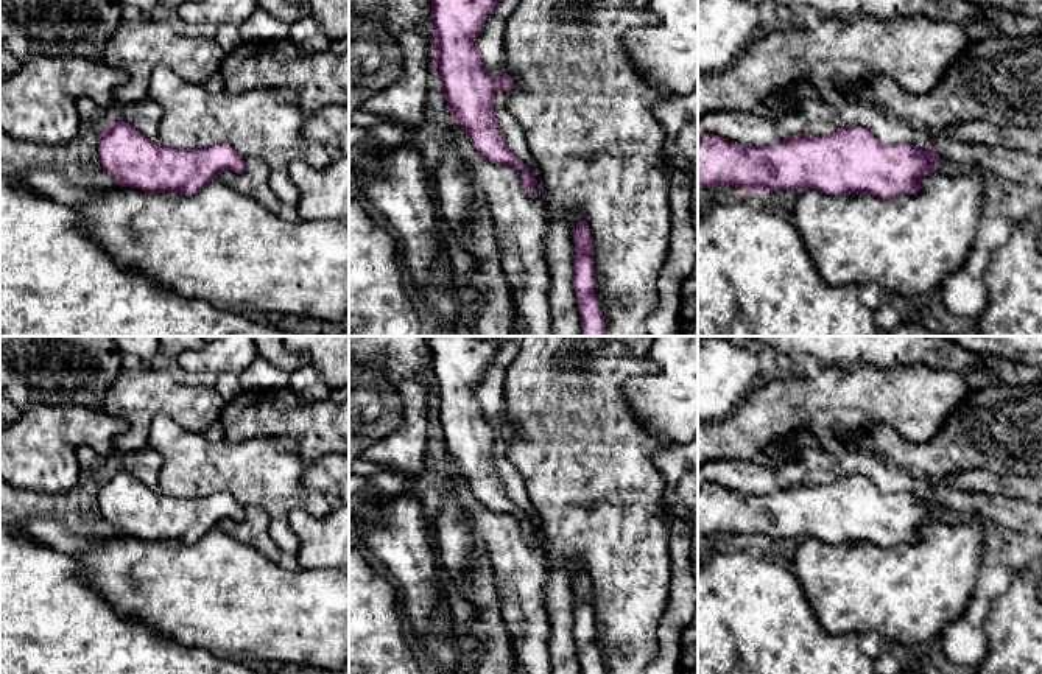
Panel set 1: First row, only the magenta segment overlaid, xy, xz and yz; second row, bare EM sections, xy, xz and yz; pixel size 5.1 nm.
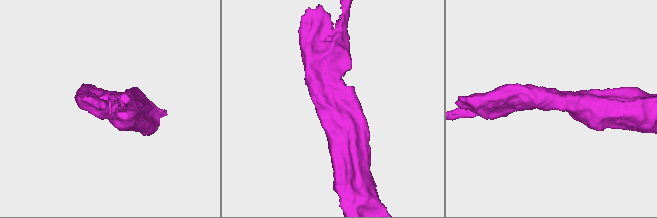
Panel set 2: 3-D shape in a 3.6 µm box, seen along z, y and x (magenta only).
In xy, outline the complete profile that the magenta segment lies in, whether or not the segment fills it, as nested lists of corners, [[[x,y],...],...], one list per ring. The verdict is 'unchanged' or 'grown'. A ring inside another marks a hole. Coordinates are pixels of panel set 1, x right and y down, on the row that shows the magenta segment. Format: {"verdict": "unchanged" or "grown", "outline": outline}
{"verdict": "unchanged", "outline": [[[115,120],[100,135],[98,159],[118,185],[150,193],[195,195],[224,170],[245,171],[245,159],[227,143],[199,149],[168,148]]]}

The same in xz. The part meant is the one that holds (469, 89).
{"verdict": "unchanged", "outline": [[[430,0],[435,72],[441,78],[453,121],[467,134],[477,153],[491,163],[512,167],[528,195],[536,193],[533,171],[506,146],[494,112],[498,90],[514,89],[503,70],[497,82],[484,68],[475,39],[500,0]]]}

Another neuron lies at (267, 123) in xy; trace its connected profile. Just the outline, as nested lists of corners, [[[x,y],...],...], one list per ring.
[[[165,65],[151,72],[148,98],[160,109],[159,139],[168,148],[199,149],[218,143],[231,145],[243,159],[255,156],[276,171],[276,195],[282,204],[296,207],[299,190],[288,174],[288,165],[302,157],[307,143],[304,114],[296,92],[288,89],[259,89],[240,95],[210,93],[202,84],[188,82]]]

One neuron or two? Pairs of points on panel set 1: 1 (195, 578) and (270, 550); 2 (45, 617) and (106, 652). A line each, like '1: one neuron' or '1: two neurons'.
1: two neurons
2: one neuron

